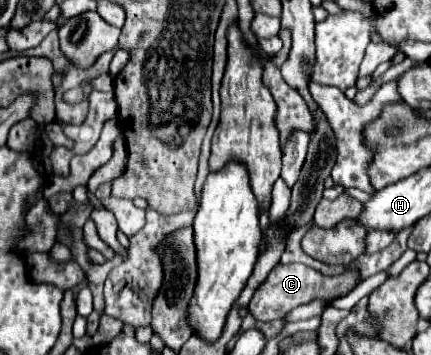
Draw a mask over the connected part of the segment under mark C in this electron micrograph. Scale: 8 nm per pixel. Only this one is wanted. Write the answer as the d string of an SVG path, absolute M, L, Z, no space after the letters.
M276 264L272 272L268 274L268 280L264 280L258 290L254 292L248 310L250 314L260 320L260 322L272 322L284 318L292 308L308 304L312 300L330 300L330 298L340 298L352 292L358 286L360 278L358 272L344 272L338 276L324 276L316 272L314 268L308 268L304 264Z

